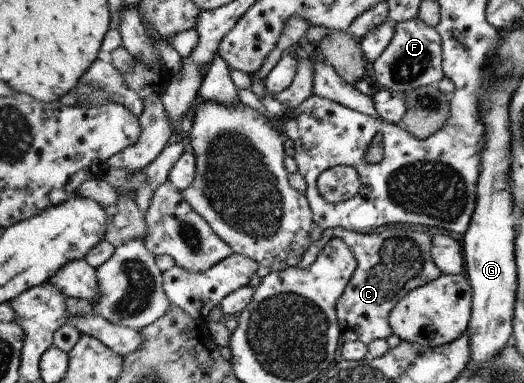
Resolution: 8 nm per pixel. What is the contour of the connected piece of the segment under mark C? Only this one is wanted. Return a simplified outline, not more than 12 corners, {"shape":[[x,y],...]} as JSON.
{"shape":[[326,229],[298,267],[342,240],[356,267],[339,301],[345,341],[394,334],[390,312],[439,278],[430,236]]}

